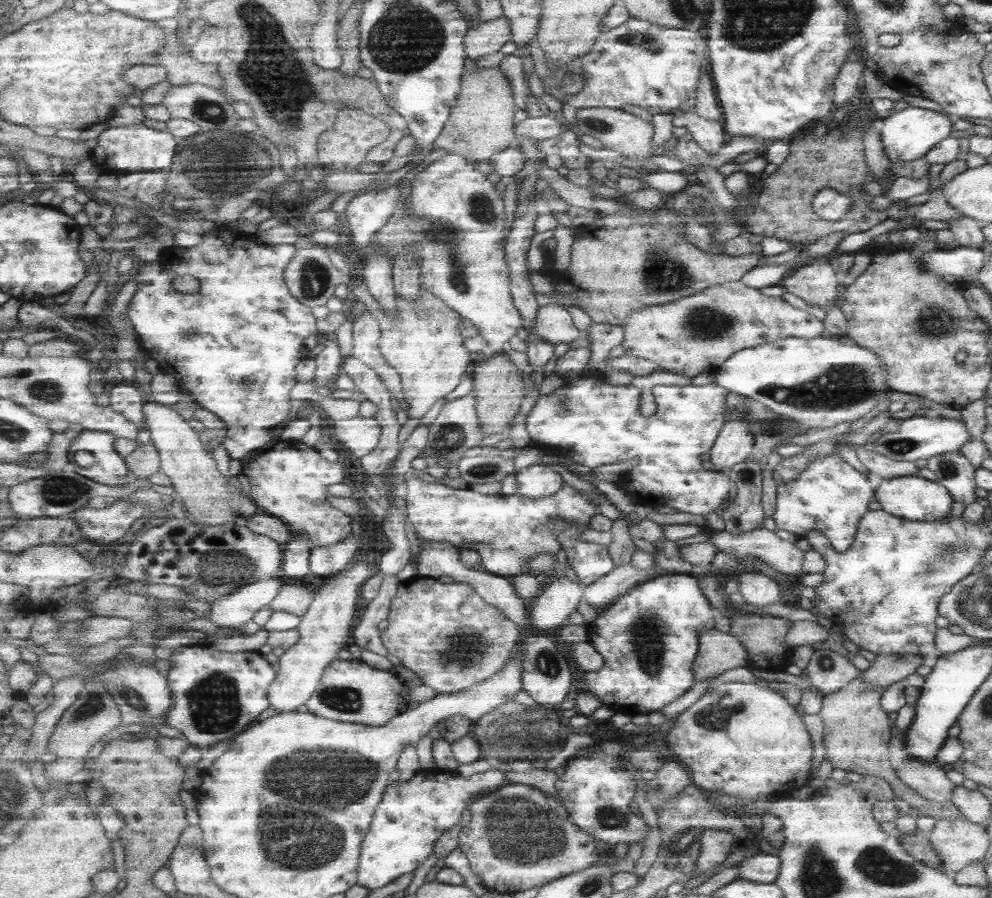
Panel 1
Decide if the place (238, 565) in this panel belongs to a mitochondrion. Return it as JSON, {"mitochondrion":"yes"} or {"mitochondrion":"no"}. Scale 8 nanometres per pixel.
{"mitochondrion":"yes"}

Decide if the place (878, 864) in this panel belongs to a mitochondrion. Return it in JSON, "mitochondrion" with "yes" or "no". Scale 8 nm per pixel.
{"mitochondrion":"yes"}

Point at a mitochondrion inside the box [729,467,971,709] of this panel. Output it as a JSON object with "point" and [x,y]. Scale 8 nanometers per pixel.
{"point":[948,551]}

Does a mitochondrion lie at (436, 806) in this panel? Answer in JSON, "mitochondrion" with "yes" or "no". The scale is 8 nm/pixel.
{"mitochondrion":"no"}

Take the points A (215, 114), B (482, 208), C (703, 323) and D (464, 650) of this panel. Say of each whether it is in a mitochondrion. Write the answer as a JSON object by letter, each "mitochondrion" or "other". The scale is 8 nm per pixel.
{"A":"mitochondrion","B":"mitochondrion","C":"mitochondrion","D":"mitochondrion"}

